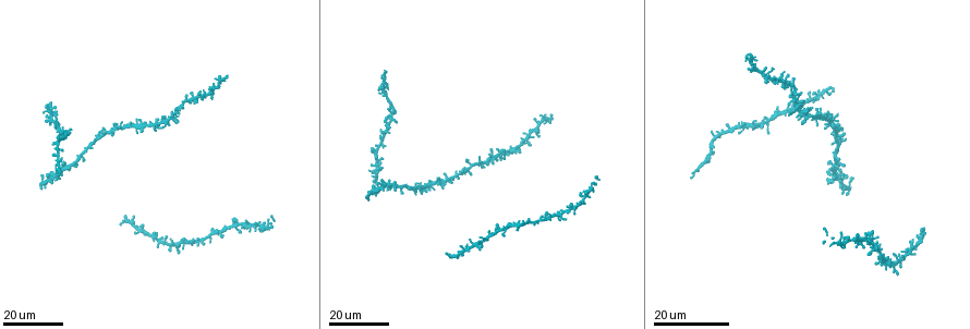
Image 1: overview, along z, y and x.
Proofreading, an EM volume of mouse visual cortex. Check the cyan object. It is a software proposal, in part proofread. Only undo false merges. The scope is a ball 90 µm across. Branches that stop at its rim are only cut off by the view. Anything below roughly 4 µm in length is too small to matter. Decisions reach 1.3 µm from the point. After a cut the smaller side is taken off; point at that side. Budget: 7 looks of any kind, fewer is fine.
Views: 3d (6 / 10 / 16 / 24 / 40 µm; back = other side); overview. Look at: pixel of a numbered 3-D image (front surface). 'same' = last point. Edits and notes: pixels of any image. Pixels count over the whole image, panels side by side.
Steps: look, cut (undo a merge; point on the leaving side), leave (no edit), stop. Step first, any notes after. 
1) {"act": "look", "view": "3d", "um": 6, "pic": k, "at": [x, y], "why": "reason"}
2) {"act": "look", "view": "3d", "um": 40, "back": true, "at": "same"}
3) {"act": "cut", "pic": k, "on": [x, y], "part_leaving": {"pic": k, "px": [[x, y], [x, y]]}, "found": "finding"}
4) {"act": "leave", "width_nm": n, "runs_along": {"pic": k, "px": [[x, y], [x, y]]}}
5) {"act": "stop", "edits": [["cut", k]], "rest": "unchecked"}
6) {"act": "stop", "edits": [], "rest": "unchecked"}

{"act": "look", "view": "3d", "um": 16, "pic": 1, "at": [448, 179], "why": "small branch off a trunk"}

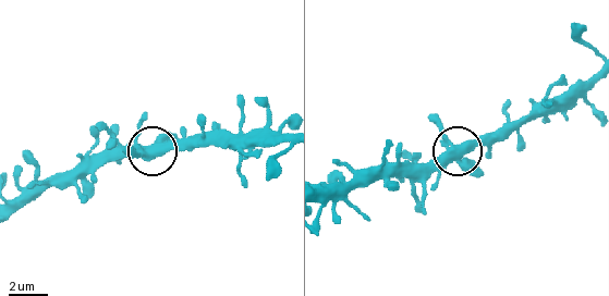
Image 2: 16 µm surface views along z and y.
{"act": "look", "view": "3d", "um": 10, "pic": 2, "at": [471, 149]}

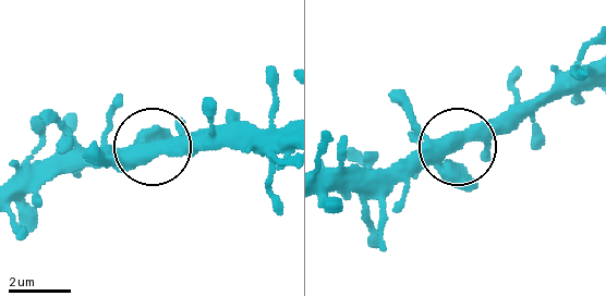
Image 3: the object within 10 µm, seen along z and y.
{"act": "leave", "runs_along": {"pic": 3, "px": [[19, 198], [57, 175], [150, 147], [242, 147]]}, "found": "one cell here"}

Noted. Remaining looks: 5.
{"act": "look", "view": "3d", "um": 24, "pic": 1, "at": [551, 120], "why": "two arms in line, one across"}

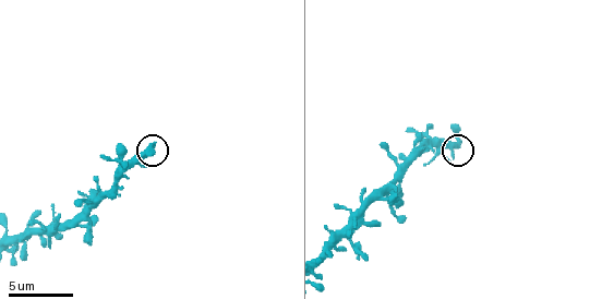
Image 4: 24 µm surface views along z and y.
{"act": "look", "view": "3d", "um": 10, "pic": 4, "at": [453, 147]}

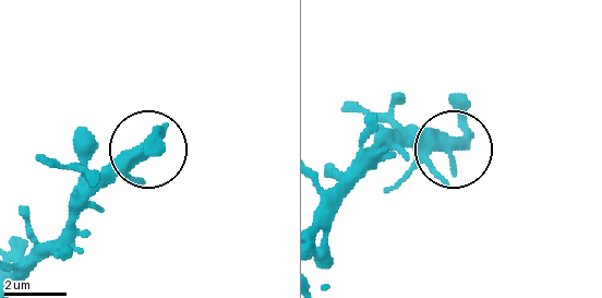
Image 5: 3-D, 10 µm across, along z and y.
{"act": "look", "view": "3d", "um": 10, "back": true, "pic": 5, "at": [457, 143]}

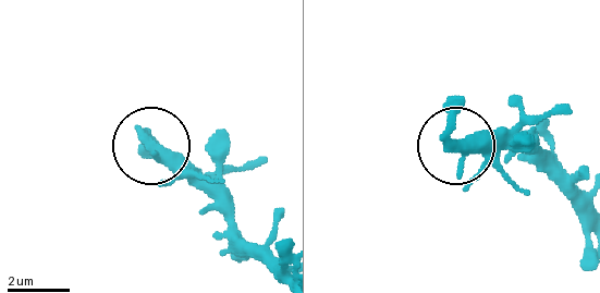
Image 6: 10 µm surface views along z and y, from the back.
{"act": "leave", "arms": 3, "found": "all the same cell"}

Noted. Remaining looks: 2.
{"act": "look", "view": "3d", "um": 24, "pic": 1, "at": [834, 164], "why": "three arms meet"}

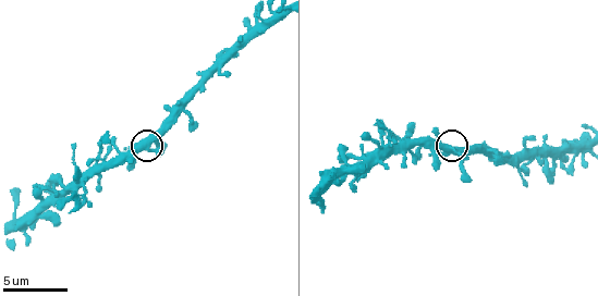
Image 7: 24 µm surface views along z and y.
{"act": "look", "view": "3d", "um": 6, "pic": 7, "at": [152, 137]}

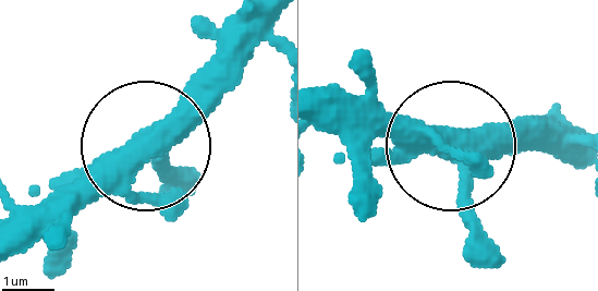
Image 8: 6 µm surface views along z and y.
{"act": "leave", "side_arm_um": 67, "found": "continuous, no second cell"}

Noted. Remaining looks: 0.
{"act": "stop", "edits": [], "rest": "unchecked"}

